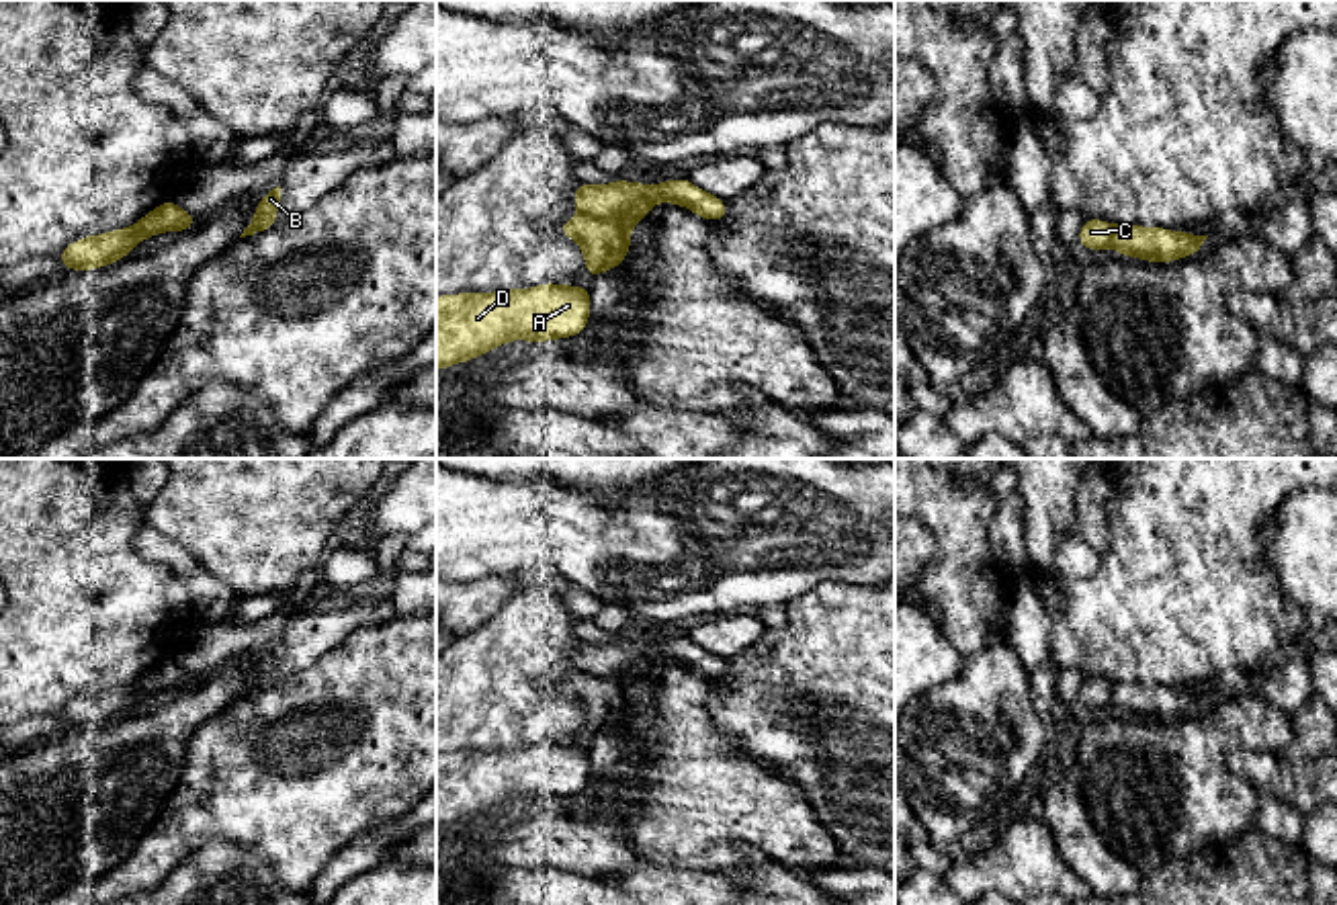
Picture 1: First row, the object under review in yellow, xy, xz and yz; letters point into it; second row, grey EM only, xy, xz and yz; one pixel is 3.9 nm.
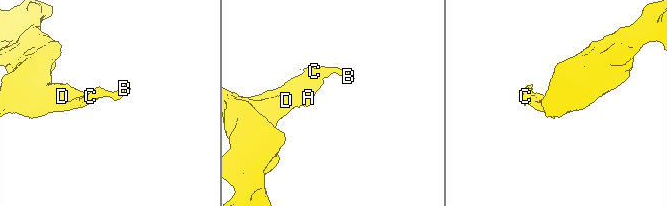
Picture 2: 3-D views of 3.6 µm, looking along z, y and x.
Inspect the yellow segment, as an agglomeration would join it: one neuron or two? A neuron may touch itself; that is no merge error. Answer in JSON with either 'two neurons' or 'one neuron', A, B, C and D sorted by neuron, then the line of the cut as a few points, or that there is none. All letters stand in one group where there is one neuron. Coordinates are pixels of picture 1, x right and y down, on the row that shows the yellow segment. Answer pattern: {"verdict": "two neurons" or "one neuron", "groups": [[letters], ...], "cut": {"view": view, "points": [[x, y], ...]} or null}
{"verdict": "two neurons", "groups": [["A", "D"], ["B", "C"]], "cut": {"view": "xz", "points": [[582, 213], [619, 222], [629, 230]]}}

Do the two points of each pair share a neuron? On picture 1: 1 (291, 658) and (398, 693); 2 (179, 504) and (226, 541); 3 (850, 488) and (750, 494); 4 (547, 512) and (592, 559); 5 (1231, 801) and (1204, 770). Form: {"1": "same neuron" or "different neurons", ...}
{"1": "different neurons", "2": "same neuron", "3": "same neuron", "4": "same neuron", "5": "same neuron"}

